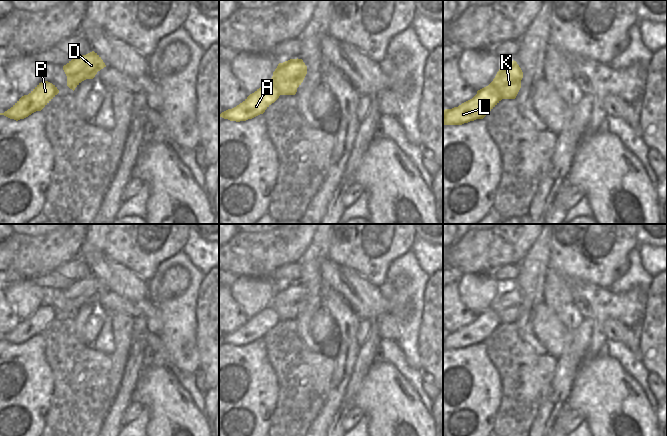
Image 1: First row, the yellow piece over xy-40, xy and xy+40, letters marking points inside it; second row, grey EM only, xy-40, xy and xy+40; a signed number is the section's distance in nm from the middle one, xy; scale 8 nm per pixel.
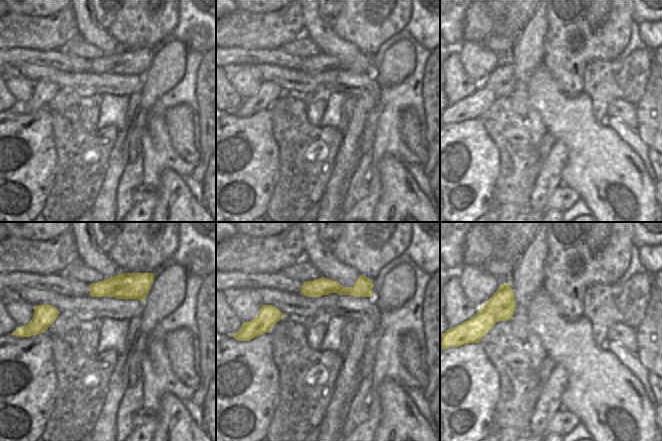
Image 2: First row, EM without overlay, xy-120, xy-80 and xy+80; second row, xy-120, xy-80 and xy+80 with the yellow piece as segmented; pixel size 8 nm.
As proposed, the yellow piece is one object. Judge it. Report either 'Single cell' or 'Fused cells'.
Fused cells.

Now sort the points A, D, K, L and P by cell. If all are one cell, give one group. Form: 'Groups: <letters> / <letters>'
Groups: A L P / D K.

